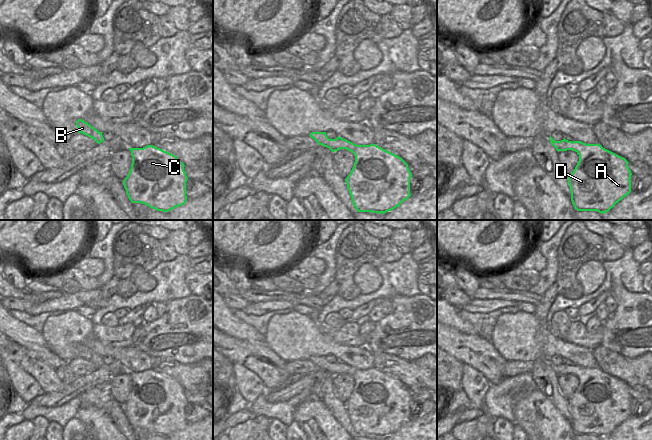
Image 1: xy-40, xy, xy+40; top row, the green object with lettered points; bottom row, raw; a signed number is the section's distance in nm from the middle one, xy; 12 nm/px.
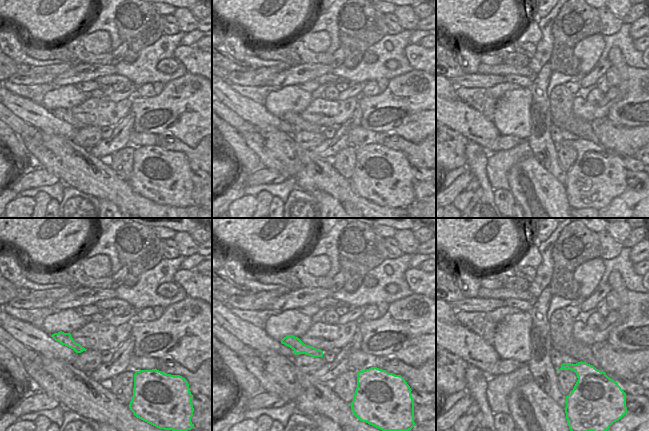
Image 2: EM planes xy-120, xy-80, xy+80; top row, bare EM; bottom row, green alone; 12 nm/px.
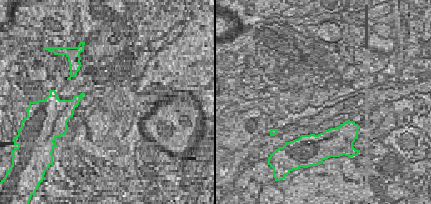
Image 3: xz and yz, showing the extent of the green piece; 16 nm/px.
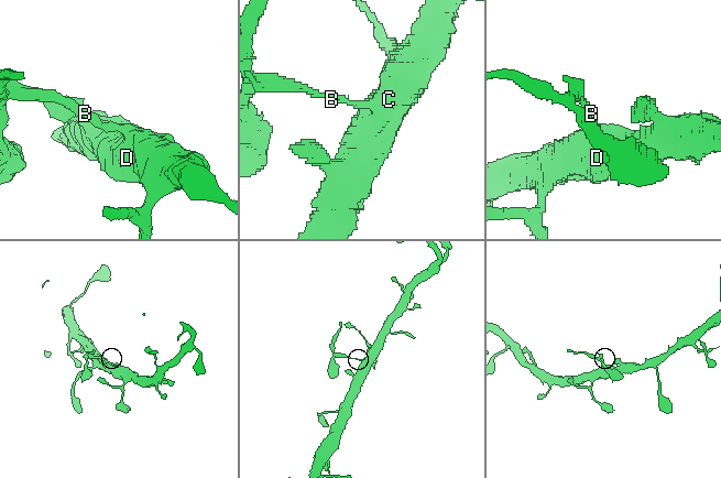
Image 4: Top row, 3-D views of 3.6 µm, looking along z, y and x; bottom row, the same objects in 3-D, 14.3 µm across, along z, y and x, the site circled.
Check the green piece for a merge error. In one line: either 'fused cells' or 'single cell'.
fused cells

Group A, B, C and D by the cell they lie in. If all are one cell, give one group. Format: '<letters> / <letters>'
A C D / B

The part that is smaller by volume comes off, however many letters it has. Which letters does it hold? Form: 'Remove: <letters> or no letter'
Remove: B

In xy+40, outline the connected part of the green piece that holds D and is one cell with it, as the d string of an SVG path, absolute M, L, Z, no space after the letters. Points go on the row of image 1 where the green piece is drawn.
M573 141L578 147L579 161L568 176L571 201L577 211L597 211L606 213L631 192L631 171L628 161L603 148L600 144L586 144Z

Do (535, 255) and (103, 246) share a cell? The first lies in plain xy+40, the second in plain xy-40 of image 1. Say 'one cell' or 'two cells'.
two cells

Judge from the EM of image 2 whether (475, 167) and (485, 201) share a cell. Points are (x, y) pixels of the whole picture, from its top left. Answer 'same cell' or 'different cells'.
same cell

